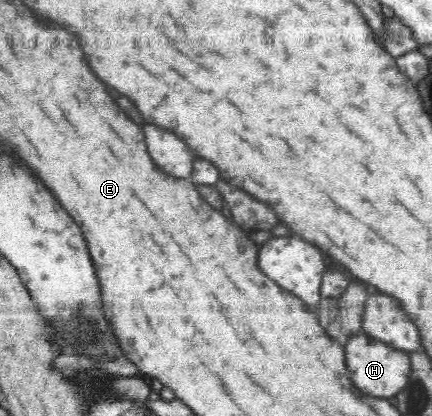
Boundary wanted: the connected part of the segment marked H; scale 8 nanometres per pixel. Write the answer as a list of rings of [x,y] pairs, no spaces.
[[[364,332],[349,337],[343,347],[347,353],[347,375],[363,395],[385,399],[396,396],[408,385],[412,371],[409,353],[399,351],[384,342],[377,342]]]

